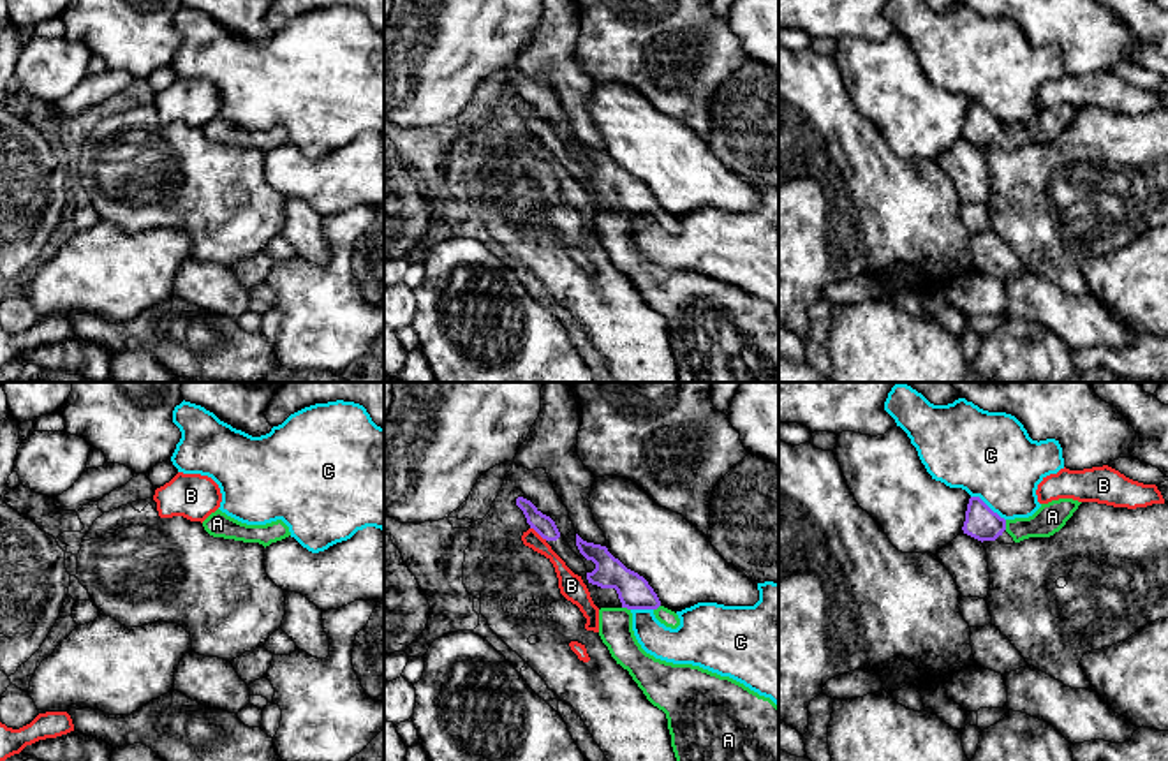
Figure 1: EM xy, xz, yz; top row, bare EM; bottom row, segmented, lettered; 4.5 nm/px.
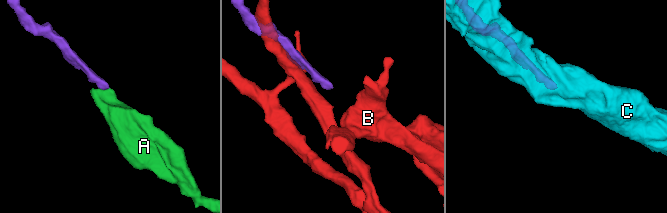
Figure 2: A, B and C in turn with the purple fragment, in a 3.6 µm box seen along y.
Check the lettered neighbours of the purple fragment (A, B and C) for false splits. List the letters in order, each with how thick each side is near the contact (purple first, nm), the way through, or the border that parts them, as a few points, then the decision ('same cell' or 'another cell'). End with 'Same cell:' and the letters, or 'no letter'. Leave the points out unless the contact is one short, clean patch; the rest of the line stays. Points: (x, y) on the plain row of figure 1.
A: calibres 150 and 140 nm; way yz (982, 129), (1005, 131), (1040, 131), (1052, 122); same cell
B: calibres 90 and 90 nm; another cell
C: calibres 150 and 400 nm; another cell
Same cell: A

